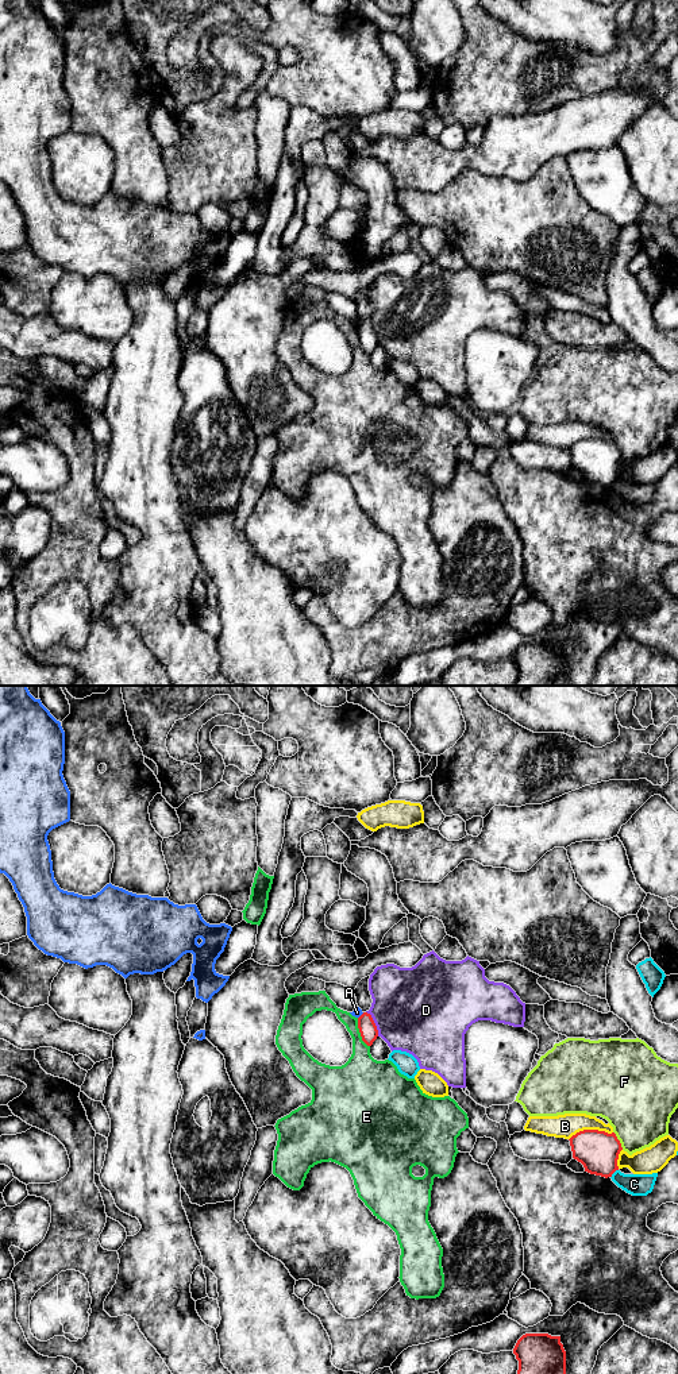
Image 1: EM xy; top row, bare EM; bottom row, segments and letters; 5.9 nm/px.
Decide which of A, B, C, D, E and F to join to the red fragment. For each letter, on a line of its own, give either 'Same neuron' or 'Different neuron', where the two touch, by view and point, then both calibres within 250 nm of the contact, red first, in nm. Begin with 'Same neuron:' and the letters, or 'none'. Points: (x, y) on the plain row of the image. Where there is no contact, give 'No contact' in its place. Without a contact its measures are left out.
Same neuron: none
A: Different neuron. Touches red at xy (361, 324). Thickness 110 nm (red) against 50 nm
B: Different neuron. Touches red at xy (590, 439). Thickness 240 nm (red) against 140 nm
C: Different neuron. Touches red at xy (613, 481). Thickness 240 nm (red) against 130 nm
D: Different neuron. Touches red at xy (374, 332). Thickness 110 nm (red) against 500 nm
E: Different neuron. Touches red at xy (359, 340). Thickness 110 nm (red) against 220 nm
F: Different neuron. Touches red at xy (619, 450). Thickness 240 nm (red) against 400 nm

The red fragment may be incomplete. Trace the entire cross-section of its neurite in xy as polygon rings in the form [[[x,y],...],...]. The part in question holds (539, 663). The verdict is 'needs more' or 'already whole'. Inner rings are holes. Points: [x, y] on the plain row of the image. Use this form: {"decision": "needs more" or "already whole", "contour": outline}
{"decision": "already whole", "contour": [[[525,642],[515,657],[519,669],[516,686],[565,686],[566,660],[560,645],[548,642]]]}

